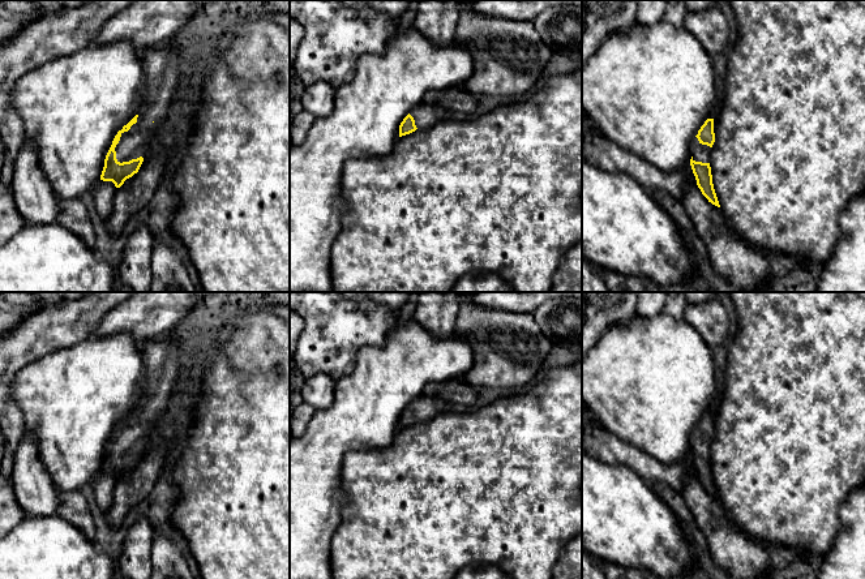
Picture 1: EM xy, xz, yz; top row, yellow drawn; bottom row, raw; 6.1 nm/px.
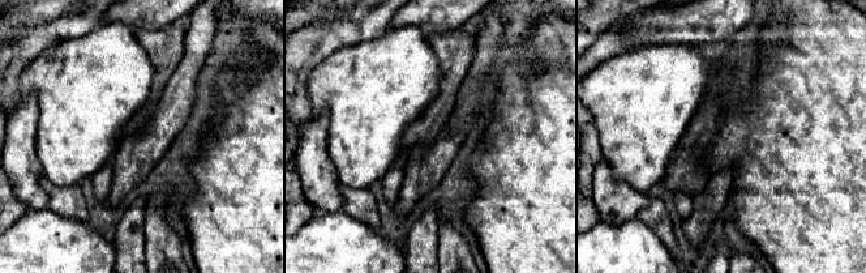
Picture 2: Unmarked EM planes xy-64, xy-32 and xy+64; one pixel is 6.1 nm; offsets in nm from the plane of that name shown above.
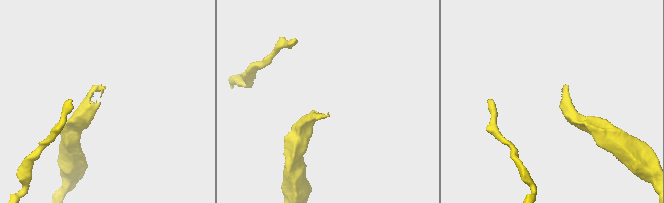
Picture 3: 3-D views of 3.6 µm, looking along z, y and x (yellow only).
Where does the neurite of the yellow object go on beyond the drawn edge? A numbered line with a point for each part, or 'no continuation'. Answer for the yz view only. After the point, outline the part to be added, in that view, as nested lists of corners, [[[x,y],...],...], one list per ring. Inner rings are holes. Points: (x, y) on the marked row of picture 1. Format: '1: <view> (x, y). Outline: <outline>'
1: yz (701, 153). Outline: [[[694,137],[690,142],[690,154],[695,162],[710,163],[711,147],[702,145],[698,138]]]

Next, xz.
1: xz (424, 115). Outline: [[[421,103],[411,110],[410,115],[415,120],[417,129],[427,129],[436,123],[448,119],[448,111],[438,106]]]

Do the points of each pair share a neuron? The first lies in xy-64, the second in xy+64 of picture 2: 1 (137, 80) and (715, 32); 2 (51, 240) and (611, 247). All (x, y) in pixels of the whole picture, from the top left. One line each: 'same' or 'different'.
1: different
2: same

